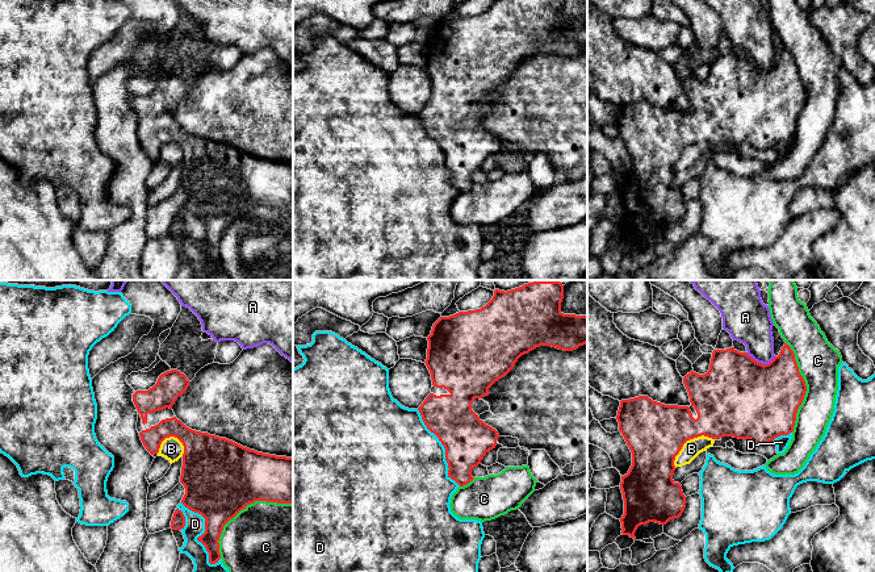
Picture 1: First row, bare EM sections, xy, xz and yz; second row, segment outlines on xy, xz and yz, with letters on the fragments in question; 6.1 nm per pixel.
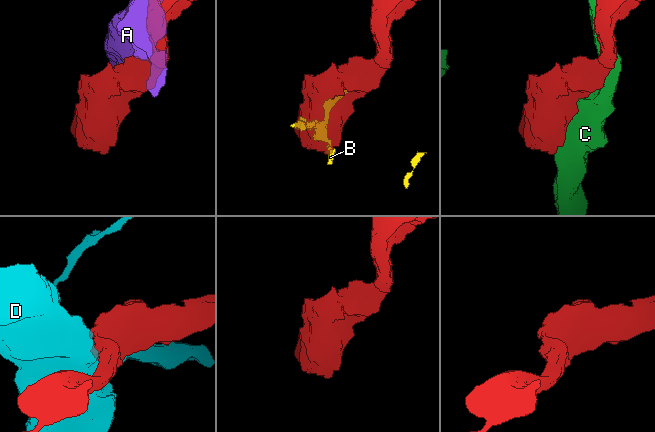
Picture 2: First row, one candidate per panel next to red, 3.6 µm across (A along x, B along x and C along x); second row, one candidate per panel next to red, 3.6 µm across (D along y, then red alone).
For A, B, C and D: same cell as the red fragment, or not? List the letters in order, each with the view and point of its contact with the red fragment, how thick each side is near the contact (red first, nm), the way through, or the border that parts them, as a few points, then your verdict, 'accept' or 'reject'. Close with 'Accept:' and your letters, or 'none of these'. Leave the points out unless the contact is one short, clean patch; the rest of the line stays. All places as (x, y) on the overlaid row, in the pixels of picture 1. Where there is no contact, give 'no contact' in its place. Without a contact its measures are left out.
A: yz (761, 363) | 480/260 nm | reject
B: yz (687, 439) | 360/110 nm | along yz (714, 438), (703, 435), (690, 438), (675, 456), (674, 467) | reject
C: xy (242, 509) | 460/440 nm | reject
D: xy (204, 533) | 320/130 nm | reject
Accept: none of these

